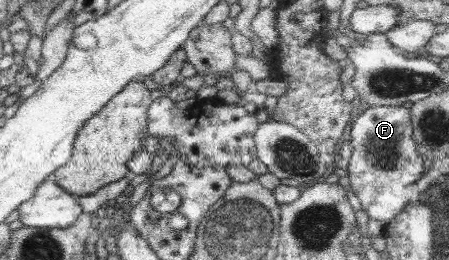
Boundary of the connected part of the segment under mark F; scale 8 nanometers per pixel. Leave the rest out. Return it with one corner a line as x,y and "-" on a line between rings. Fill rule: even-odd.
376,106
361,109
349,135
353,146
347,171
353,192
369,218
389,223
409,204
410,185
418,182
424,170
424,157
414,138
413,111
403,106

